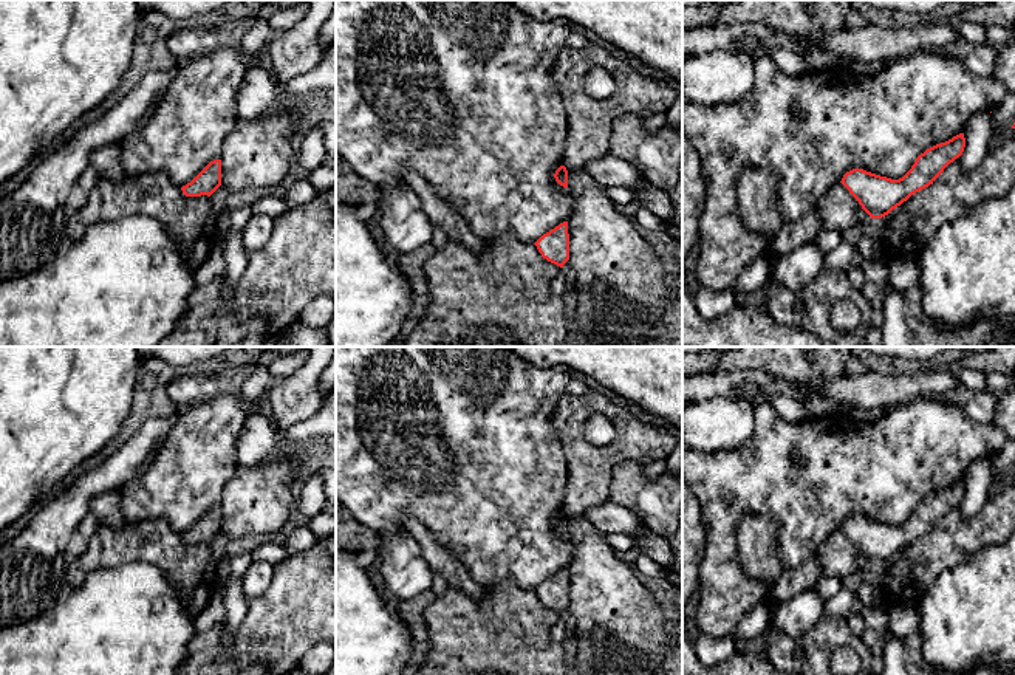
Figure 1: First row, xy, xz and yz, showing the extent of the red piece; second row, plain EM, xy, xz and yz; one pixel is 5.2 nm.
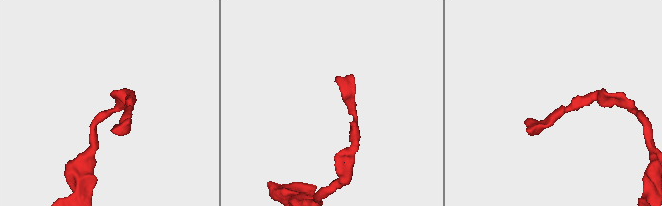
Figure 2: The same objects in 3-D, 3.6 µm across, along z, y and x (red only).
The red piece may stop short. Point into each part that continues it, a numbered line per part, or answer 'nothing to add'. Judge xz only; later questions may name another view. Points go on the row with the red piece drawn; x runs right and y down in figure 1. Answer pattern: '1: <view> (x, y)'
nothing to add

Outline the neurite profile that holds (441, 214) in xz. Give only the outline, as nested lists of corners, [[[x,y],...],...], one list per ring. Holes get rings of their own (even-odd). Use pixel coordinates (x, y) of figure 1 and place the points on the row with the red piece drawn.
[[[405,167],[402,170],[404,183],[416,192],[433,228],[441,229],[449,240],[467,246],[475,254],[483,252],[483,240],[467,226],[466,220],[452,207],[452,204],[436,194],[416,170]]]

